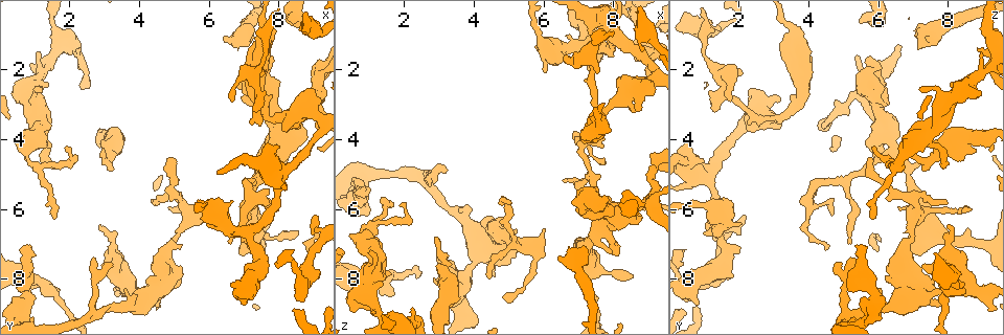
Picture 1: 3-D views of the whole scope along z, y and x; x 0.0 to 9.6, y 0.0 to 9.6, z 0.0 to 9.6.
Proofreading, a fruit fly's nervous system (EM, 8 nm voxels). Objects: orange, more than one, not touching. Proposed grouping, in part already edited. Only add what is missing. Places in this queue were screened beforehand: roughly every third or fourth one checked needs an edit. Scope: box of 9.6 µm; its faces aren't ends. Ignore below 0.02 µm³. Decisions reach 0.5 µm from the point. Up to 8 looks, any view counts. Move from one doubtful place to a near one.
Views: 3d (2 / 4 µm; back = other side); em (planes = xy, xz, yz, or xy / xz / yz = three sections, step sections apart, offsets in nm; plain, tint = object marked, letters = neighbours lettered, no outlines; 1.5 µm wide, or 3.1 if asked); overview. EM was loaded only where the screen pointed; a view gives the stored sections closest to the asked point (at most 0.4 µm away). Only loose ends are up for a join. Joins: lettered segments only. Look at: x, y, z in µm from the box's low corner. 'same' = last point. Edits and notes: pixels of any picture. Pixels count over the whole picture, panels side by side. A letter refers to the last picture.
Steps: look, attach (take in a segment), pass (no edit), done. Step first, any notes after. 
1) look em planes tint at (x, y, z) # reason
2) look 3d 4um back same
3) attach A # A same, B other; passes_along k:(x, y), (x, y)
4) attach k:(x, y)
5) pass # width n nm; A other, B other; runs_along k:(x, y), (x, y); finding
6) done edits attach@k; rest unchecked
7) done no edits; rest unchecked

look 3d 4um at (6.45, 1.10, 7.35) # thick end

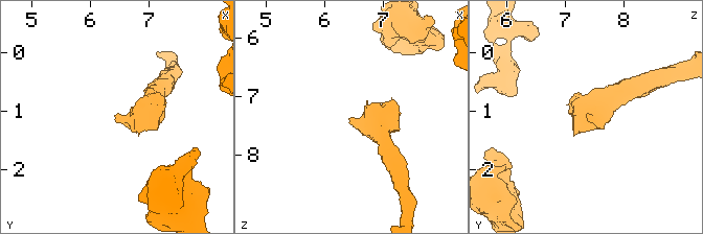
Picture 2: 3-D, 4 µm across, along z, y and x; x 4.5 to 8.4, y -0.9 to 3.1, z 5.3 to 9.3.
look em xz step 4 letters at (6.45, 1.00, 7.35) # need the tissue

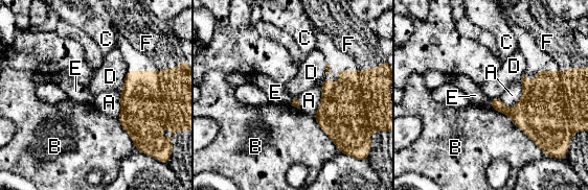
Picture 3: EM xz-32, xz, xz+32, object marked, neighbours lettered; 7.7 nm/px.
attach F # A other, B other, C other, D other, E other, F same; passes_along 3:(360, 93), (335, 72), (348, 44); the neuron continues

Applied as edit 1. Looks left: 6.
look em planes letters at (3.90, 8.40, 5.95) # branch stops here

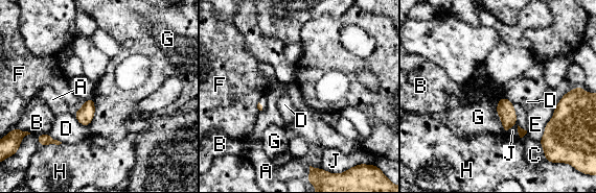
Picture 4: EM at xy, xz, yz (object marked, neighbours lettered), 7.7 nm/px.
pass # A other, B other, C other, D other, E other, F other, G other, H other, J other; border 4:(502, 96), (497, 115), (503, 130); none of them fits

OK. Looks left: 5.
look 3d 2um at (4.50, 5.90, 8.00) # thin end

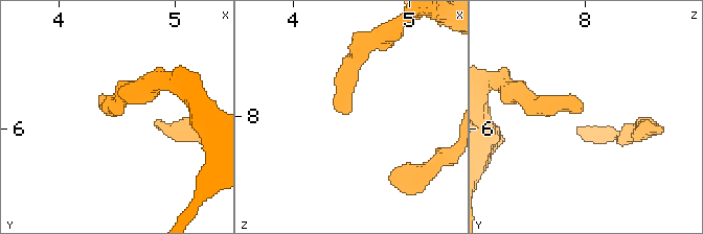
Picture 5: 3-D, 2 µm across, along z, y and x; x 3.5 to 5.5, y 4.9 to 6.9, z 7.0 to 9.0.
look em xz step 8 letters at (4.44, 5.82, 7.98)

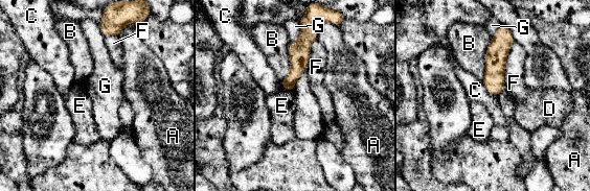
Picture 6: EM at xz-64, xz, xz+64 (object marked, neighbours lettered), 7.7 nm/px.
pass # A other, B other, C other, D other, E other, F other, G other; runs_along 6:(501, 32), (495, 57), (494, 92); none of them fits

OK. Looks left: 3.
look em planes letters at (5.95, 5.95, 6.60) # branch stops here

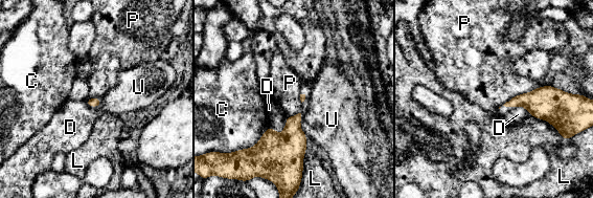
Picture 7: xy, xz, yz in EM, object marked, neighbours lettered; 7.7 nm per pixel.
pass # C other, D other, L other, P other, U other; none of them fits

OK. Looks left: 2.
done edits attach@3; rest unchecked

